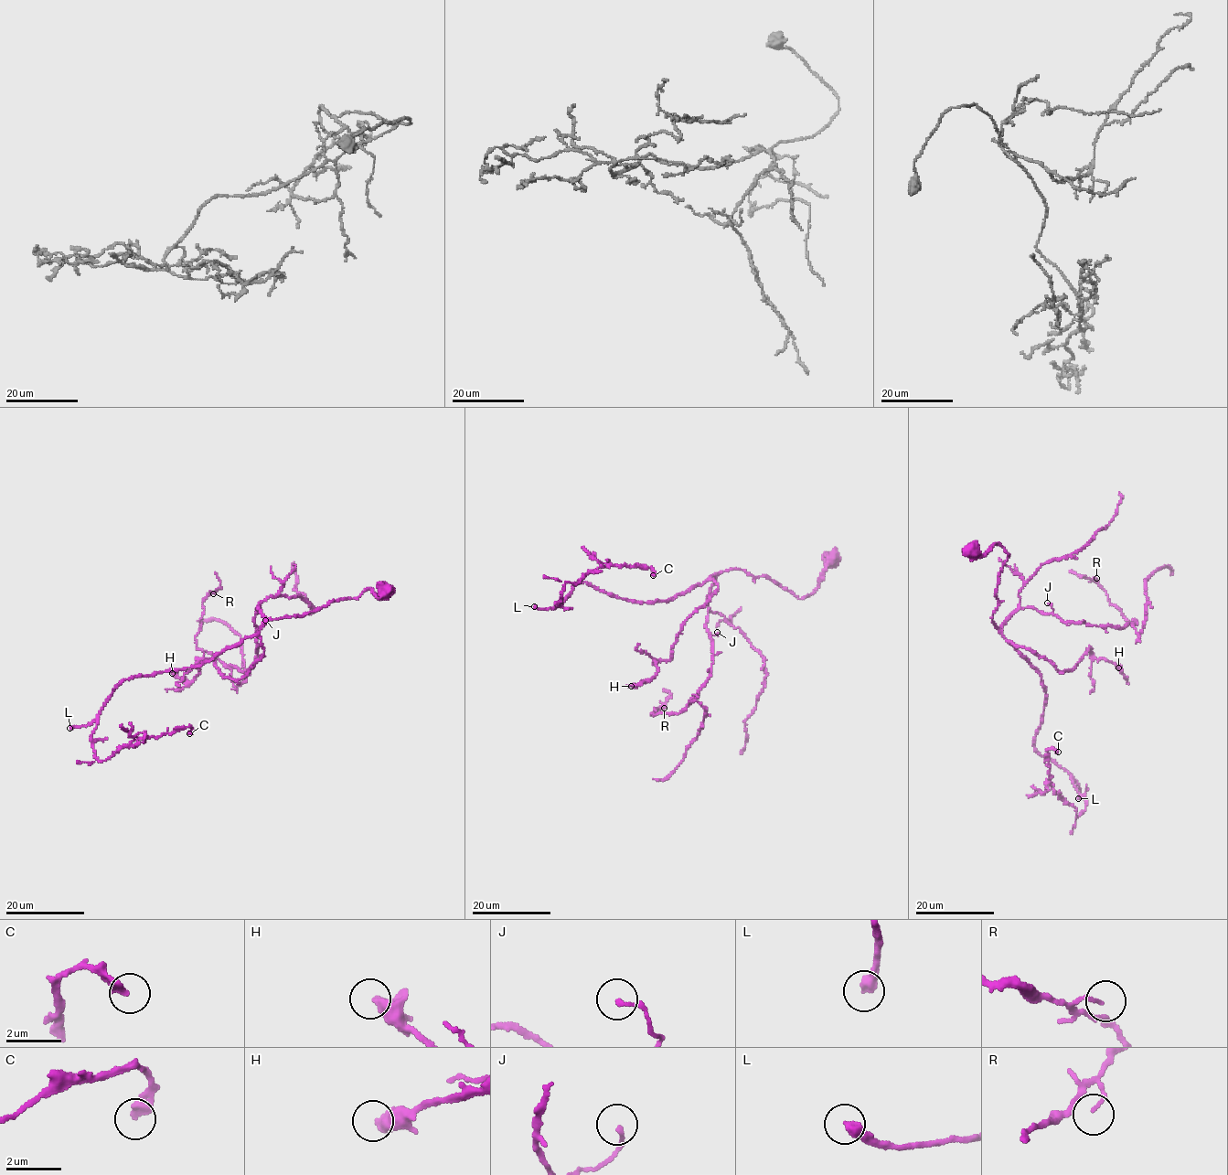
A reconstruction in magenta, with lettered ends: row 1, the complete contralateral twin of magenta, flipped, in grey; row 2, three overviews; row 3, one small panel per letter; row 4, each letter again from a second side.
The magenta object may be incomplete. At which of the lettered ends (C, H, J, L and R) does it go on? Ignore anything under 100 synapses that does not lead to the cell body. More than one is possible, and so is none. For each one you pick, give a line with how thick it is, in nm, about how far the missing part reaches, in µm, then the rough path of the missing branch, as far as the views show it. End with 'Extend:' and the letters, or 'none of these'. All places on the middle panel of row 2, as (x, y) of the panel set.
L: calibre 380 nm; missing 60 µm
Extend: L

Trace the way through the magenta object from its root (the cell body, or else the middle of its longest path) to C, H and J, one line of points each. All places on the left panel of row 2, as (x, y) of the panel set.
C: (385, 591), (271, 619), (196, 667), (122, 680), (91, 740), (104, 761), (139, 739), (189, 727), (189, 733)
H: (385, 591), (266, 621), (263, 655), (237, 680), (212, 659), (201, 660), (191, 683), (172, 673)
J: (385, 591), (380, 598), (368, 589), (358, 597), (275, 619), (264, 618), (258, 607), (255, 626), (265, 620)

